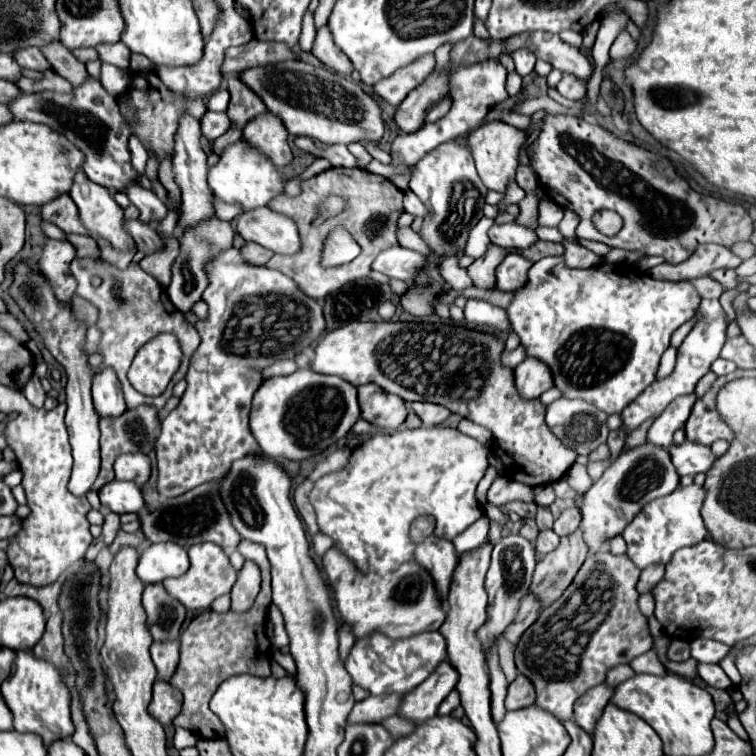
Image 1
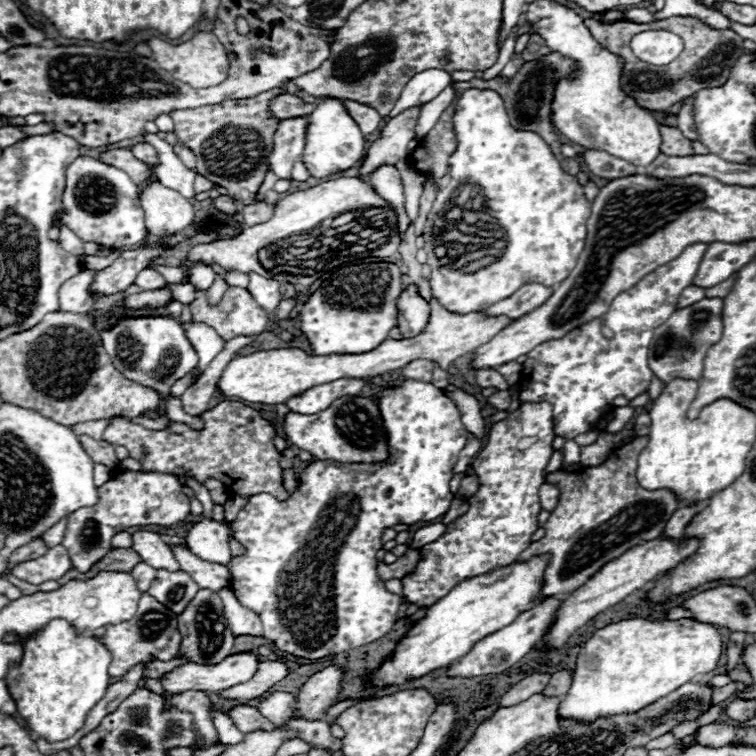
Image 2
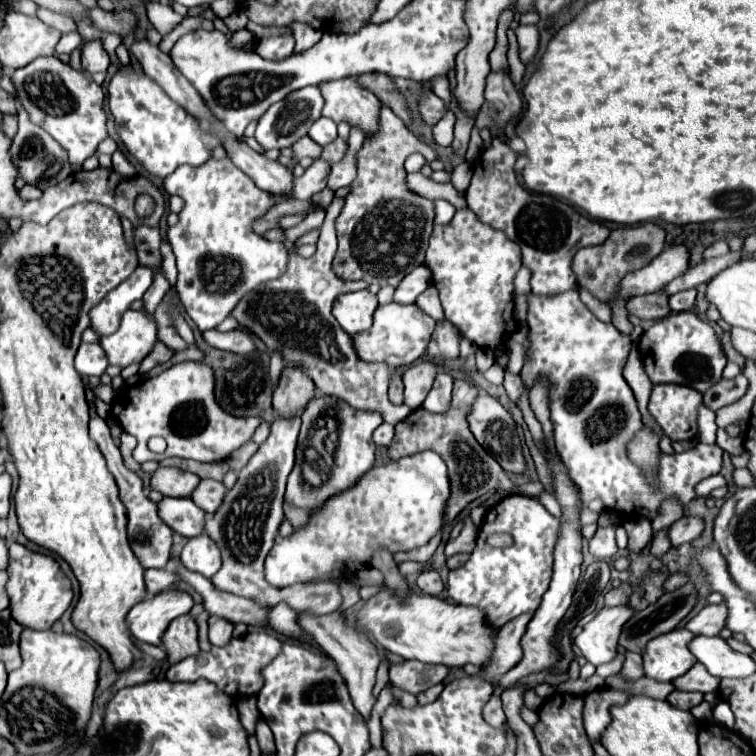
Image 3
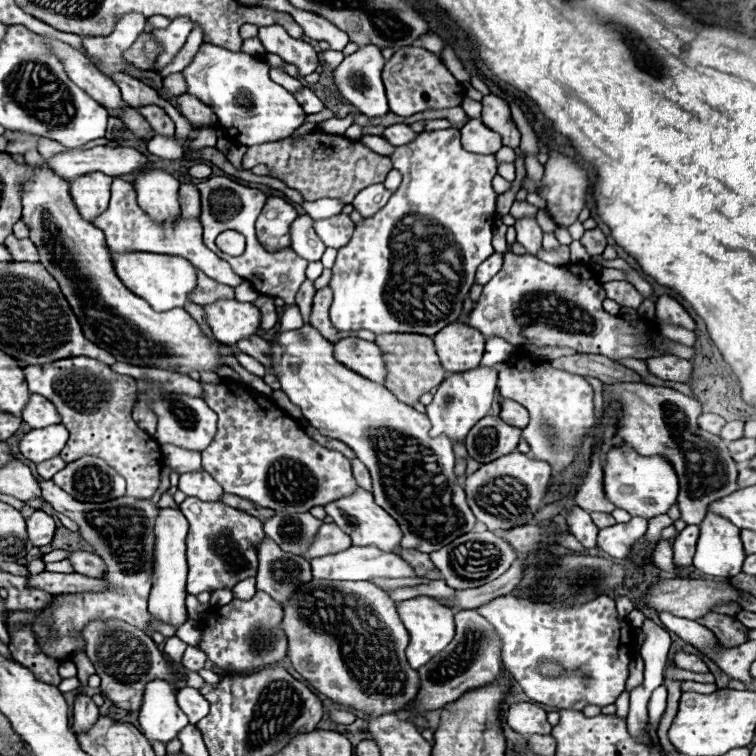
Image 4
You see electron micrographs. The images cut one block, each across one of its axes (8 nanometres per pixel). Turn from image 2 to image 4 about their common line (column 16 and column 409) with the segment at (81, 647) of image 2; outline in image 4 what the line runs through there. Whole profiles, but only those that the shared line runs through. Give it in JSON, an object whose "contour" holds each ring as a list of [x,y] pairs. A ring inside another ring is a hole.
{"contour":[[[310,580],[296,588],[294,596],[282,604],[282,630],[288,638],[288,658],[296,672],[306,678],[318,692],[332,702],[354,708],[368,716],[396,714],[408,710],[418,696],[420,676],[408,666],[406,646],[408,632],[398,618],[396,602],[372,582],[340,582],[340,580]]]}

